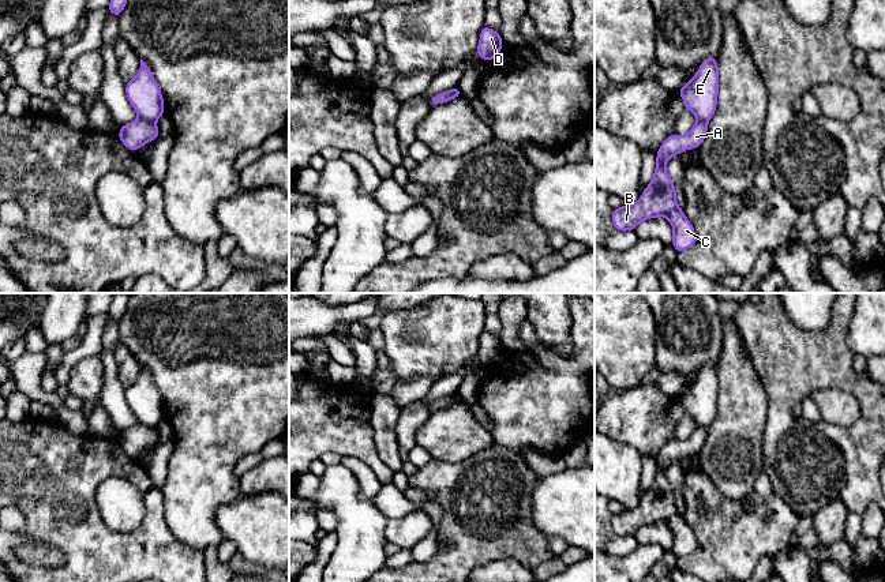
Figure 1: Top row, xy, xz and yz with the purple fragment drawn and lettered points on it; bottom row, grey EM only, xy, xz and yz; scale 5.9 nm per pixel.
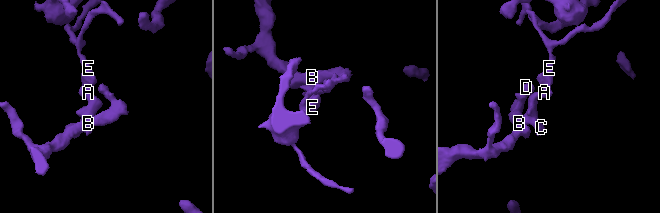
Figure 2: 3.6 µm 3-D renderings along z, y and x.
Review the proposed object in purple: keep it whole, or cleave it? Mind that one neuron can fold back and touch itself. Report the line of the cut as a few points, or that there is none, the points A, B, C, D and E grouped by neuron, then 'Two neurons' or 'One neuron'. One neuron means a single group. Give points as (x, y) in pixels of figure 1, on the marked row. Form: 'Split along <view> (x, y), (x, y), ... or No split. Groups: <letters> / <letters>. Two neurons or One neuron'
Split along xy (139, 117), (154, 123). Groups: A B C D / E. Two neurons

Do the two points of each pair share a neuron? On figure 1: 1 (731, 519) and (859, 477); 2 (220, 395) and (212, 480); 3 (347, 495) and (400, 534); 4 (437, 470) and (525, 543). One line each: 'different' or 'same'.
1: different
2: same
3: different
4: same

